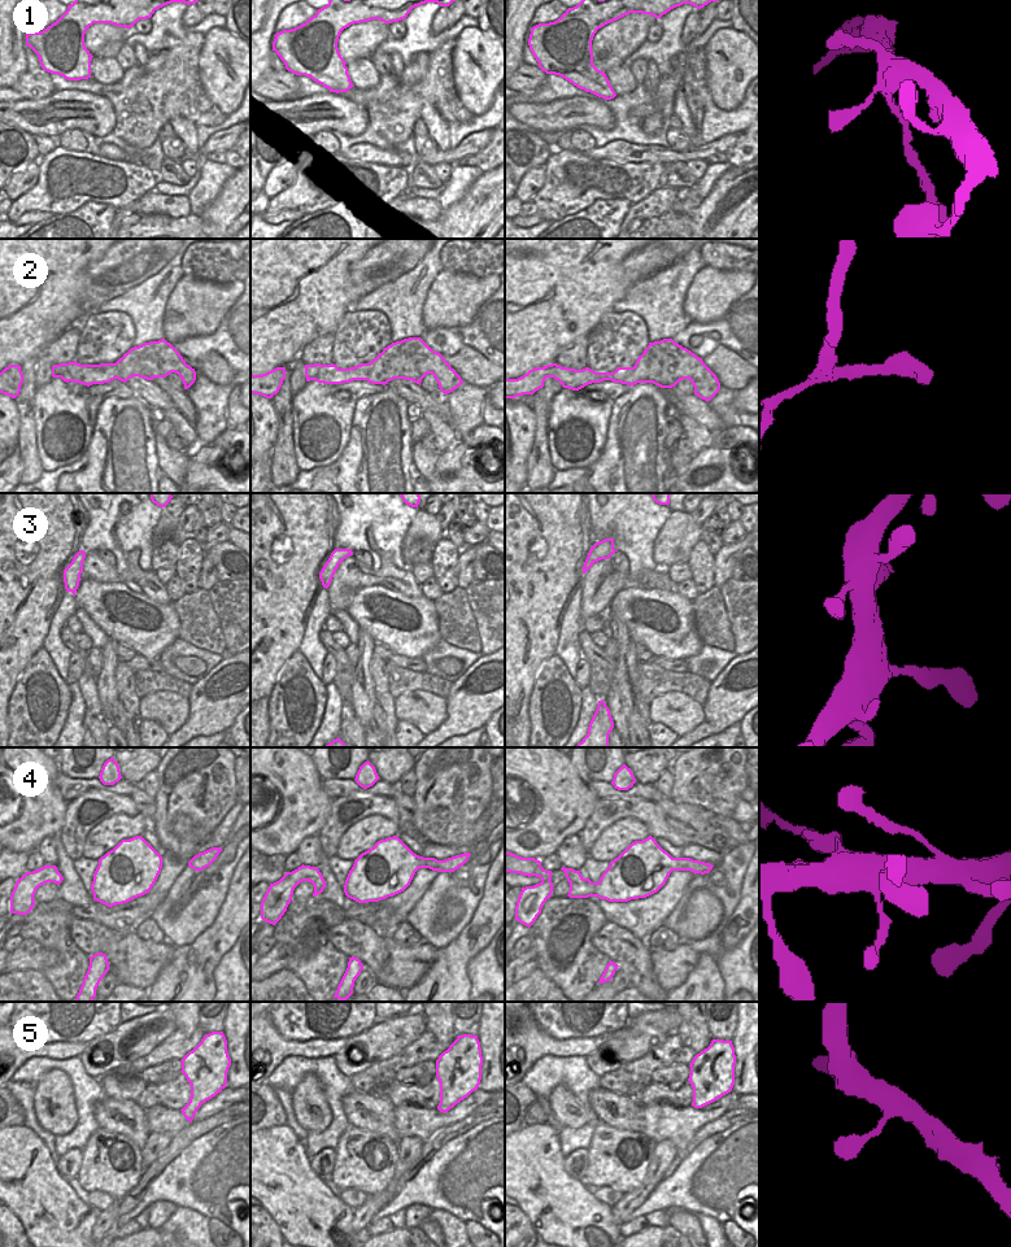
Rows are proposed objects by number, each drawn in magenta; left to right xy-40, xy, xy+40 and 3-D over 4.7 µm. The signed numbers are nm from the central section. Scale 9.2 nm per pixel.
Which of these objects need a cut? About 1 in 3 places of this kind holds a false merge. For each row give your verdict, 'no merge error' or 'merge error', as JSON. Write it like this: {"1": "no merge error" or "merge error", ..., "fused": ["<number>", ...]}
{"1": "merge error", "2": "no merge error", "3": "no merge error", "4": "no merge error", "5": "no merge error", "fused": ["1"]}

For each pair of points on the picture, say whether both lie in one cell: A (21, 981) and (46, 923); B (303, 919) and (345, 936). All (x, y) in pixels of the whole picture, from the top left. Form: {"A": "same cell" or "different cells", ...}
{"A": "different cells", "B": "different cells"}

